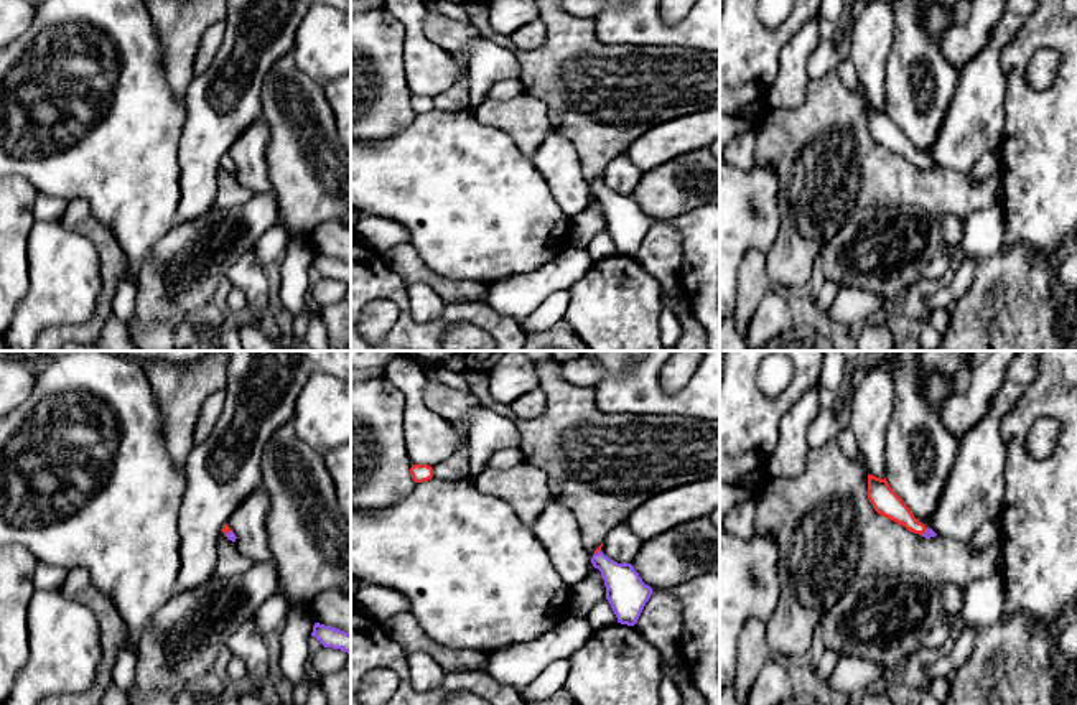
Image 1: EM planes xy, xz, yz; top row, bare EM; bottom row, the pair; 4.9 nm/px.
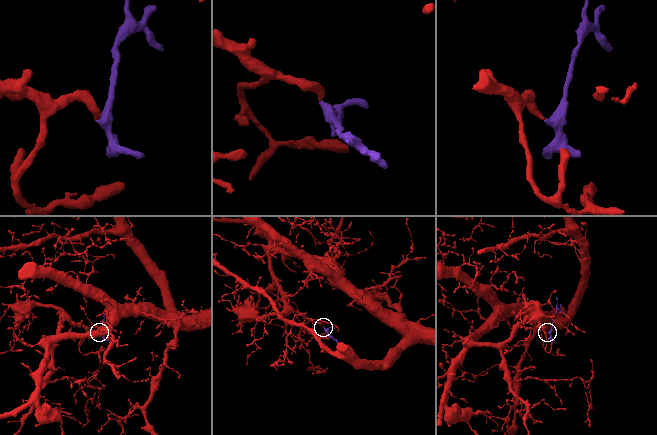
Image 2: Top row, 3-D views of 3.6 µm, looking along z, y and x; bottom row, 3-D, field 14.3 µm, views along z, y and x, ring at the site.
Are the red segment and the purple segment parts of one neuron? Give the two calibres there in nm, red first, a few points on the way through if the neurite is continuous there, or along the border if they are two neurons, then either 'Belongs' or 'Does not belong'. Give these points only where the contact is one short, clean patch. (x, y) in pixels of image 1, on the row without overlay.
Thickness 20 nm (red) against 200 nm. Path across: xz (598, 180), (596, 183), (626, 223). Belongs

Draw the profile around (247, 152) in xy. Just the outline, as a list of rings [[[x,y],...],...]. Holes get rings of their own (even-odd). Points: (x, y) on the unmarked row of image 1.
[[[255,120],[229,148],[227,156],[235,165],[235,176],[254,196],[272,191],[267,166],[268,127]]]

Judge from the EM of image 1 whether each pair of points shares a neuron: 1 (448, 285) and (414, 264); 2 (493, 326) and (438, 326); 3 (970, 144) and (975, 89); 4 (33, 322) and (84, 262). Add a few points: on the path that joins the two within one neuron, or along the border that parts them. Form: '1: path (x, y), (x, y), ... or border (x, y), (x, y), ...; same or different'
1: path (440, 285), (422, 272); same
2: path (480, 315), (452, 315); same
3: path (970, 130), (975, 119), (975, 102); same
4: path (43, 307), (69, 277); same

